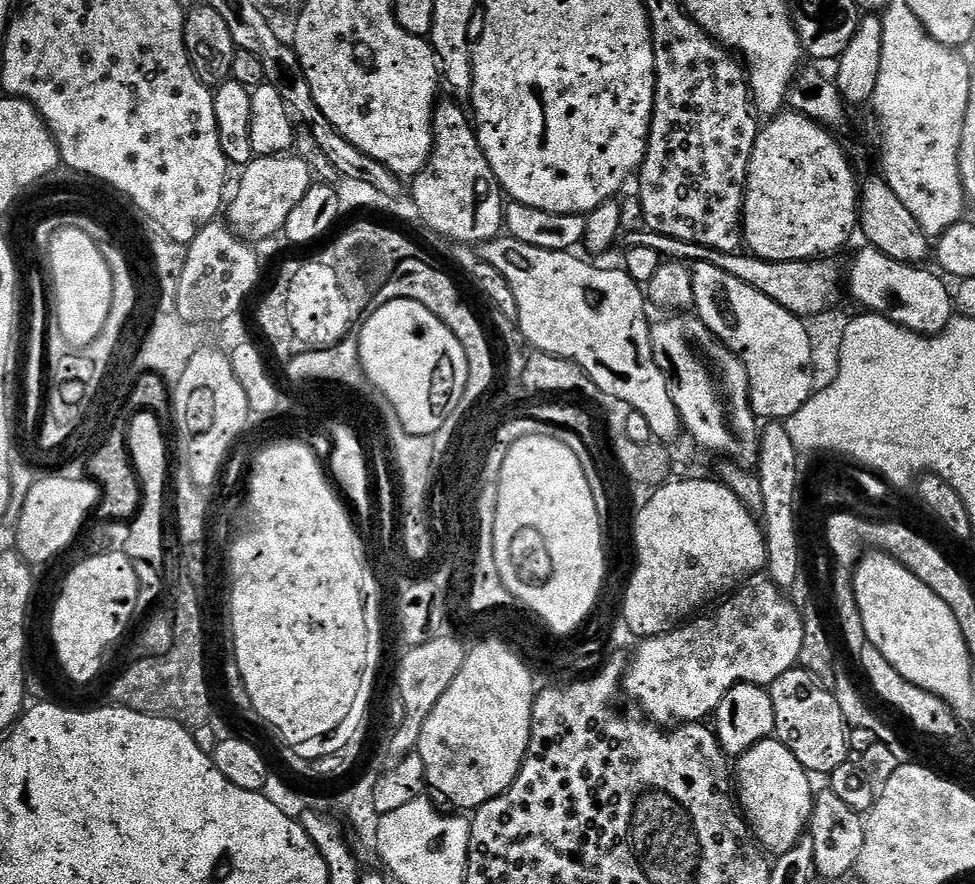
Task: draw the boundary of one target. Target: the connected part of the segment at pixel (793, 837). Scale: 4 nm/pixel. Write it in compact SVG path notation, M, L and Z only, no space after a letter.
M775 738L759 740L735 761L734 788L738 793L738 807L765 853L773 857L786 854L809 831L814 803L812 780L798 758Z

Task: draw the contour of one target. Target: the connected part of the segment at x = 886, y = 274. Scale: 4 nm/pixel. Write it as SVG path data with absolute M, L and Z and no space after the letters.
M864 246L864 249L856 256L856 261L852 264L852 273L847 273L846 284L852 287L852 296L861 304L861 309L877 316L885 316L890 322L898 326L910 329L911 332L919 332L926 336L934 336L937 332L942 332L954 319L954 296L948 288L932 272L927 272L927 267L915 264L903 264L894 258L887 257L886 254L871 246Z

